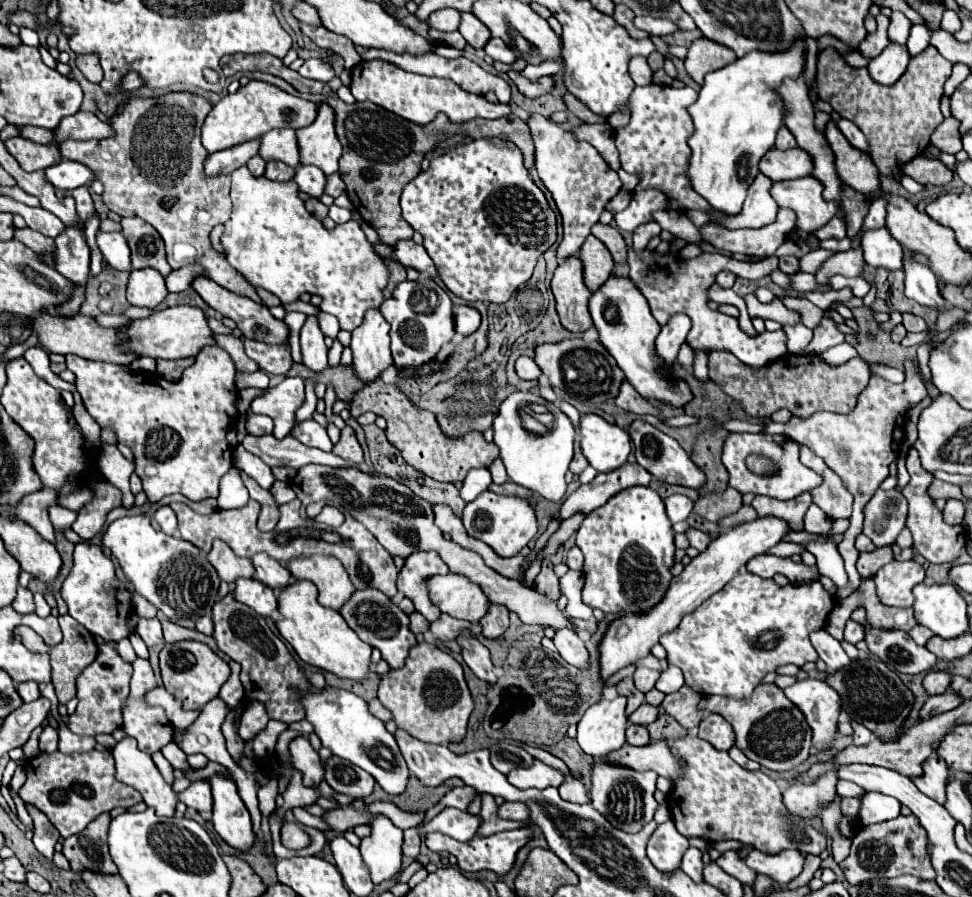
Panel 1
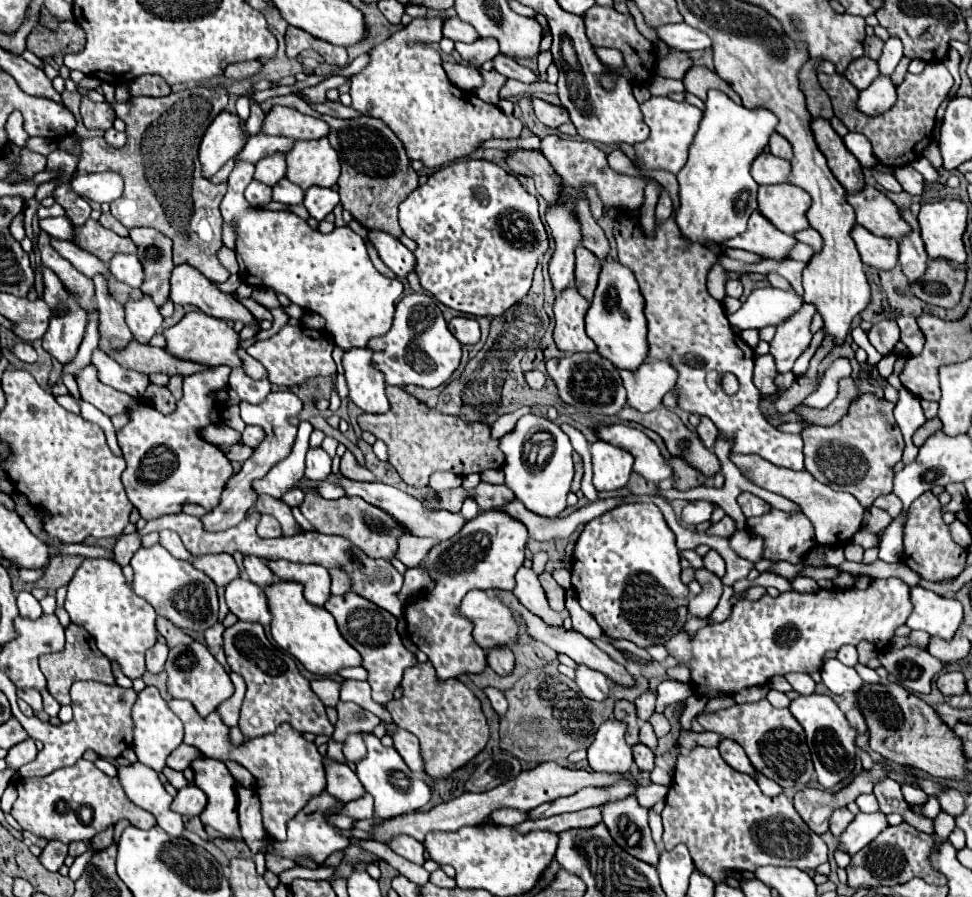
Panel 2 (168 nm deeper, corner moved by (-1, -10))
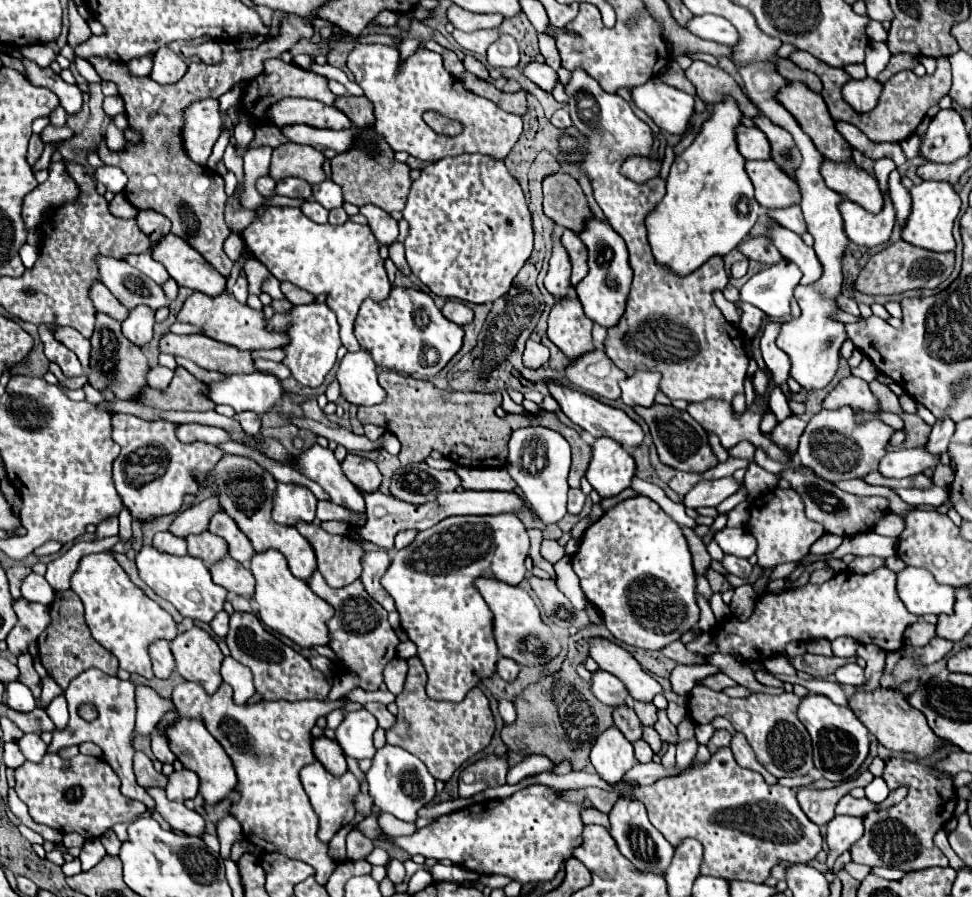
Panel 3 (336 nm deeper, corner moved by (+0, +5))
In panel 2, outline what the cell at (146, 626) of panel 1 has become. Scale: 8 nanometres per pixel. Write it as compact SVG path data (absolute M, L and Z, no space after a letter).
M156 643L152 649L146 651L146 669L154 675L164 671L166 657L168 657L168 645L166 643Z

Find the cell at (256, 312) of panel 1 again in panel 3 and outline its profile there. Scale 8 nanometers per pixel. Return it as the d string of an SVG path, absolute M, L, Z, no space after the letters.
M167 234L167 238L163 238L151 250L151 256L155 256L155 260L159 260L167 268L169 276L179 286L203 292L211 298L225 292L223 276L183 238Z

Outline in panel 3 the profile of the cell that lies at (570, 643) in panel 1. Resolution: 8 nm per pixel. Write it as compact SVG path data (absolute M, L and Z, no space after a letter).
M595 670L591 672L591 692L605 704L609 706L619 706L625 704L625 696L623 696L625 686L621 684L619 678L615 678L613 674L605 672L605 670Z

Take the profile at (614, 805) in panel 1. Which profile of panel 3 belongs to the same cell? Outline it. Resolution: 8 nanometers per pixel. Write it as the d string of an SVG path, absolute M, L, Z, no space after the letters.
M619 798L609 812L609 822L611 822L611 836L619 844L619 850L623 852L623 856L627 856L635 864L635 868L643 872L659 872L659 874L667 870L673 856L673 848L667 840L663 840L661 832L649 822L643 802Z

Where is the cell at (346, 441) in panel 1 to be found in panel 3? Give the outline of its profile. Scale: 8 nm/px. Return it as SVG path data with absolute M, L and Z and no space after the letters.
M347 454L345 460L341 462L343 474L359 486L363 492L375 492L381 486L381 472L373 464L373 460L357 456L357 454Z

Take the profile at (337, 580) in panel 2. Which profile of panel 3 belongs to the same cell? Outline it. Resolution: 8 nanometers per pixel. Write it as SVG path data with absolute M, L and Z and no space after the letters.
M297 522L297 530L305 536L319 558L319 572L331 588L351 584L361 576L363 548L349 536L335 536L325 532L315 522Z

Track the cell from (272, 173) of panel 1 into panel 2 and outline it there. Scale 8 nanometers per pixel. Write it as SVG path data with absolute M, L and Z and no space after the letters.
M282 179L276 187L274 187L274 201L284 203L284 205L298 205L304 201L302 197L302 189L294 183L290 183L288 179Z

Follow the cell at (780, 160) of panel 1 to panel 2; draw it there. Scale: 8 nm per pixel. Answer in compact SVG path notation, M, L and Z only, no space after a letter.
M764 149L756 161L752 163L750 169L754 181L758 185L776 185L776 183L786 183L786 177L790 173L790 163L784 159L774 157L768 149Z

